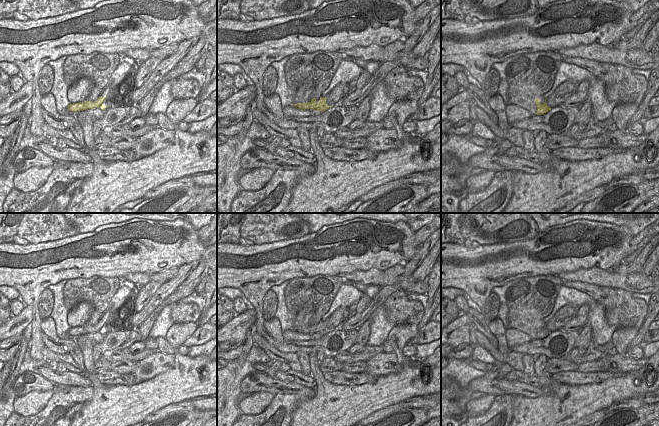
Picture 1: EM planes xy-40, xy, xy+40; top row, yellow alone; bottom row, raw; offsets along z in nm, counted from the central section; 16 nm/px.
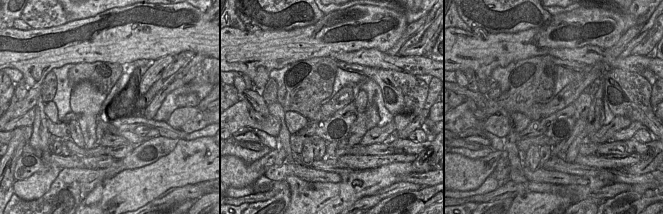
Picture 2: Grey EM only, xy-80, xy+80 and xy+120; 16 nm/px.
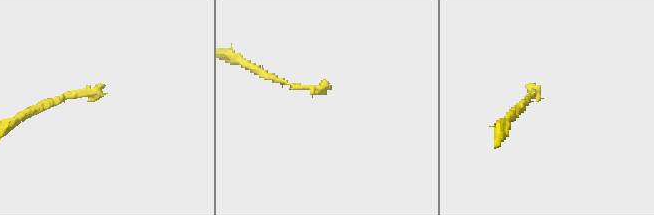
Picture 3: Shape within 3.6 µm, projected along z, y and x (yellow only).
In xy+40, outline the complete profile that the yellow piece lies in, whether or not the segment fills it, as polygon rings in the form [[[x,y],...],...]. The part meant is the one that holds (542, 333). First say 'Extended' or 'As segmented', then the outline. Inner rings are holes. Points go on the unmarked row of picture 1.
As segmented. [[[535,322],[535,328],[537,330],[536,339],[544,339],[552,333],[547,329],[546,322],[545,322],[545,325],[542,328],[540,327],[540,322]]]

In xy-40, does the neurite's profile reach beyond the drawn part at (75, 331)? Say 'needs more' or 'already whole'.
already whole

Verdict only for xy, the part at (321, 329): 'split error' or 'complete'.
complete

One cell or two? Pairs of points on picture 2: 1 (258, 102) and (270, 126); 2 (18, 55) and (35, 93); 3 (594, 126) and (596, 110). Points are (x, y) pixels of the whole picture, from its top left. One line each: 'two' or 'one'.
1: two
2: two
3: one

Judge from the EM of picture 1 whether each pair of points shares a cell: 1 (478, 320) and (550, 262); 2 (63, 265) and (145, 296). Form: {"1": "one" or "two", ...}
{"1": "two", "2": "two"}

